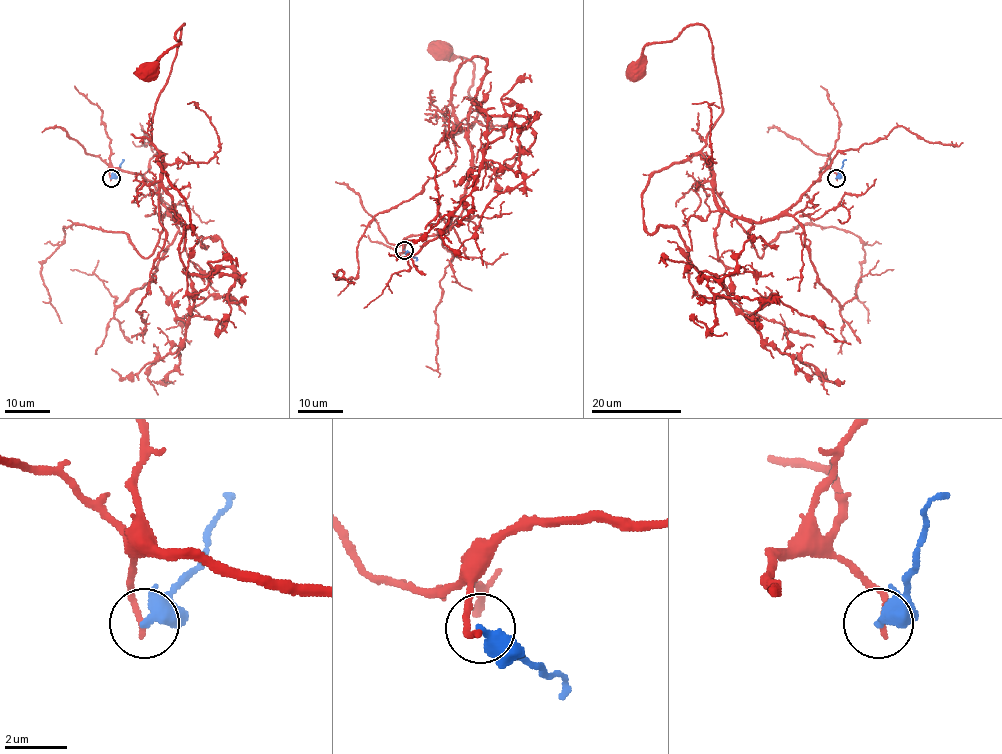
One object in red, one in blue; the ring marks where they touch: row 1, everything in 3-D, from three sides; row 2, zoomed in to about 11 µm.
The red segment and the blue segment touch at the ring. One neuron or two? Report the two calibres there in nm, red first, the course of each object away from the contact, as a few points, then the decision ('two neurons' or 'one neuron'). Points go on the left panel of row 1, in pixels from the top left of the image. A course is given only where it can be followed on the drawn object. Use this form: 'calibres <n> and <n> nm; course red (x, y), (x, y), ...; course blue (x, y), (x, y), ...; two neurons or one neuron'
calibres 190 and 420 nm; course red (111, 178), (110, 169), (143, 174), (178, 222), (162, 183), (152, 116), (183, 24), (180, 43), (148, 71); course blue (111, 178), (123, 160); two neurons

